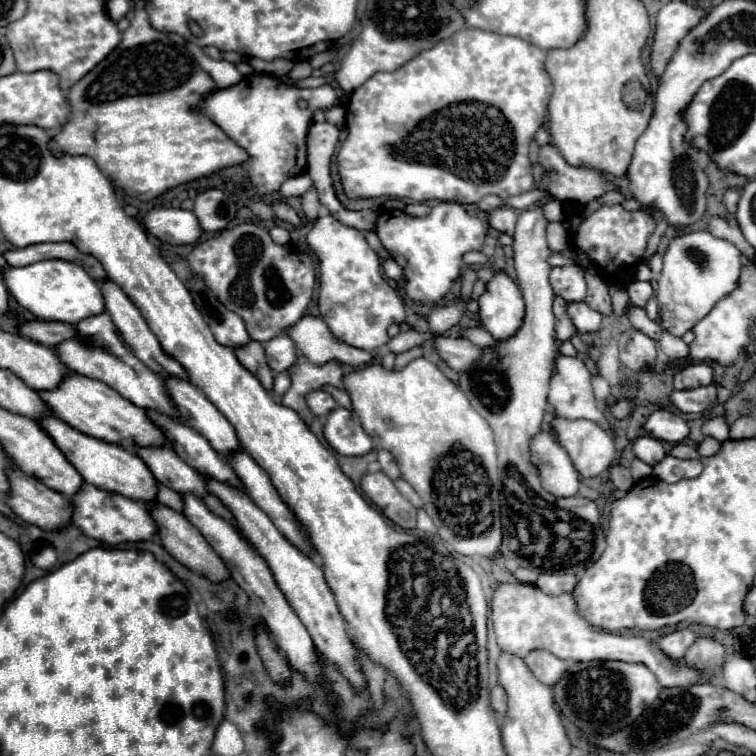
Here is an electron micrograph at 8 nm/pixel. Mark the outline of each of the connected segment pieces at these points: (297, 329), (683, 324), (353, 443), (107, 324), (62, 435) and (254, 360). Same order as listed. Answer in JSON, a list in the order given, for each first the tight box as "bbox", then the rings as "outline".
[{"bbox":[285,315,375,367],"outline":[[[303,315],[297,325],[285,331],[287,337],[293,339],[295,347],[315,365],[325,365],[325,361],[341,361],[343,365],[361,367],[375,359],[375,355],[369,351],[345,345],[345,341],[337,341],[325,321],[315,315]]]},{"bbox":[657,231,741,337],"outline":[[[701,231],[679,233],[663,255],[663,271],[659,275],[657,301],[663,329],[673,337],[683,337],[713,309],[713,305],[717,305],[717,301],[721,301],[721,297],[737,289],[739,273],[741,253],[733,243]]]},{"bbox":[325,407,373,455],"outline":[[[335,407],[325,423],[325,439],[339,455],[365,455],[373,449],[371,437],[361,429],[355,413]]]},{"bbox":[57,311,175,417],"outline":[[[107,311],[87,317],[83,321],[77,323],[77,331],[79,331],[79,347],[73,347],[73,339],[71,341],[63,341],[57,345],[57,355],[59,359],[75,373],[89,377],[89,379],[97,379],[103,381],[105,385],[109,385],[111,389],[115,389],[121,397],[125,397],[127,401],[131,401],[133,405],[141,407],[141,409],[157,409],[159,413],[165,413],[167,417],[175,417],[175,409],[173,403],[169,401],[169,393],[165,393],[165,383],[159,375],[155,375],[153,371],[149,371],[119,339],[117,329],[109,317]]]},{"bbox":[39,417,157,501],"outline":[[[47,417],[39,421],[39,425],[51,435],[57,447],[63,451],[67,461],[81,473],[89,485],[97,485],[97,489],[109,489],[109,493],[121,493],[123,497],[133,497],[133,501],[157,501],[157,479],[149,473],[149,467],[135,453],[121,449],[119,445],[109,445],[105,441],[97,441],[95,437],[85,437],[85,433],[77,433],[77,429],[69,429],[65,421],[57,417]]]},{"bbox":[235,341,273,391],"outline":[[[249,341],[245,345],[245,349],[235,349],[237,359],[243,367],[247,367],[267,391],[273,391],[273,371],[269,369],[267,361],[265,361],[265,351],[261,347],[259,341]]]}]

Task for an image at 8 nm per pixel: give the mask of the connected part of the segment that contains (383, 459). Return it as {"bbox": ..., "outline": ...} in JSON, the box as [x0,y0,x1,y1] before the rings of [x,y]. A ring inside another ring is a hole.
{"bbox":[377,449,401,479],"outline":[[[381,449],[381,451],[377,453],[377,461],[381,463],[381,471],[383,471],[389,479],[399,479],[399,477],[401,477],[399,467],[397,467],[397,463],[395,463],[395,459],[393,459],[393,455],[391,455],[389,451]]]}

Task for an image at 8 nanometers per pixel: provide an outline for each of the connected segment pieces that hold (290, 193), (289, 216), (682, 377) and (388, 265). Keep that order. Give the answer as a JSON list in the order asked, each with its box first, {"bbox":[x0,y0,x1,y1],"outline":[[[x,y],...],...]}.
[{"bbox":[279,173,313,197],"outline":[[[303,173],[303,175],[297,175],[297,177],[287,179],[287,181],[281,185],[281,191],[279,191],[279,193],[281,193],[283,197],[301,197],[311,185],[313,185],[311,177],[309,177],[307,173]]]},{"bbox":[273,203,303,229],"outline":[[[275,203],[275,205],[273,205],[273,211],[275,211],[275,215],[277,215],[281,221],[285,221],[285,223],[297,227],[297,229],[303,225],[303,221],[301,221],[299,215],[295,213],[295,209],[289,207],[289,205],[285,205],[285,203]]]},{"bbox":[675,363,713,389],"outline":[[[691,363],[675,373],[675,389],[693,389],[709,385],[713,381],[713,369],[707,363]]]},{"bbox":[382,257,403,281],"outline":[[[393,257],[385,259],[382,266],[385,275],[387,275],[389,279],[393,279],[393,281],[403,281],[403,269],[397,265],[397,261],[393,261]]]}]

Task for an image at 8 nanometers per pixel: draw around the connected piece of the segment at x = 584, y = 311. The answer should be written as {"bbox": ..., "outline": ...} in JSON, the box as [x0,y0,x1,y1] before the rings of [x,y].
{"bbox":[567,303,603,333],"outline":[[[567,303],[567,315],[569,319],[575,323],[575,327],[579,329],[579,333],[593,333],[601,327],[601,319],[603,315],[589,309],[587,303]]]}

